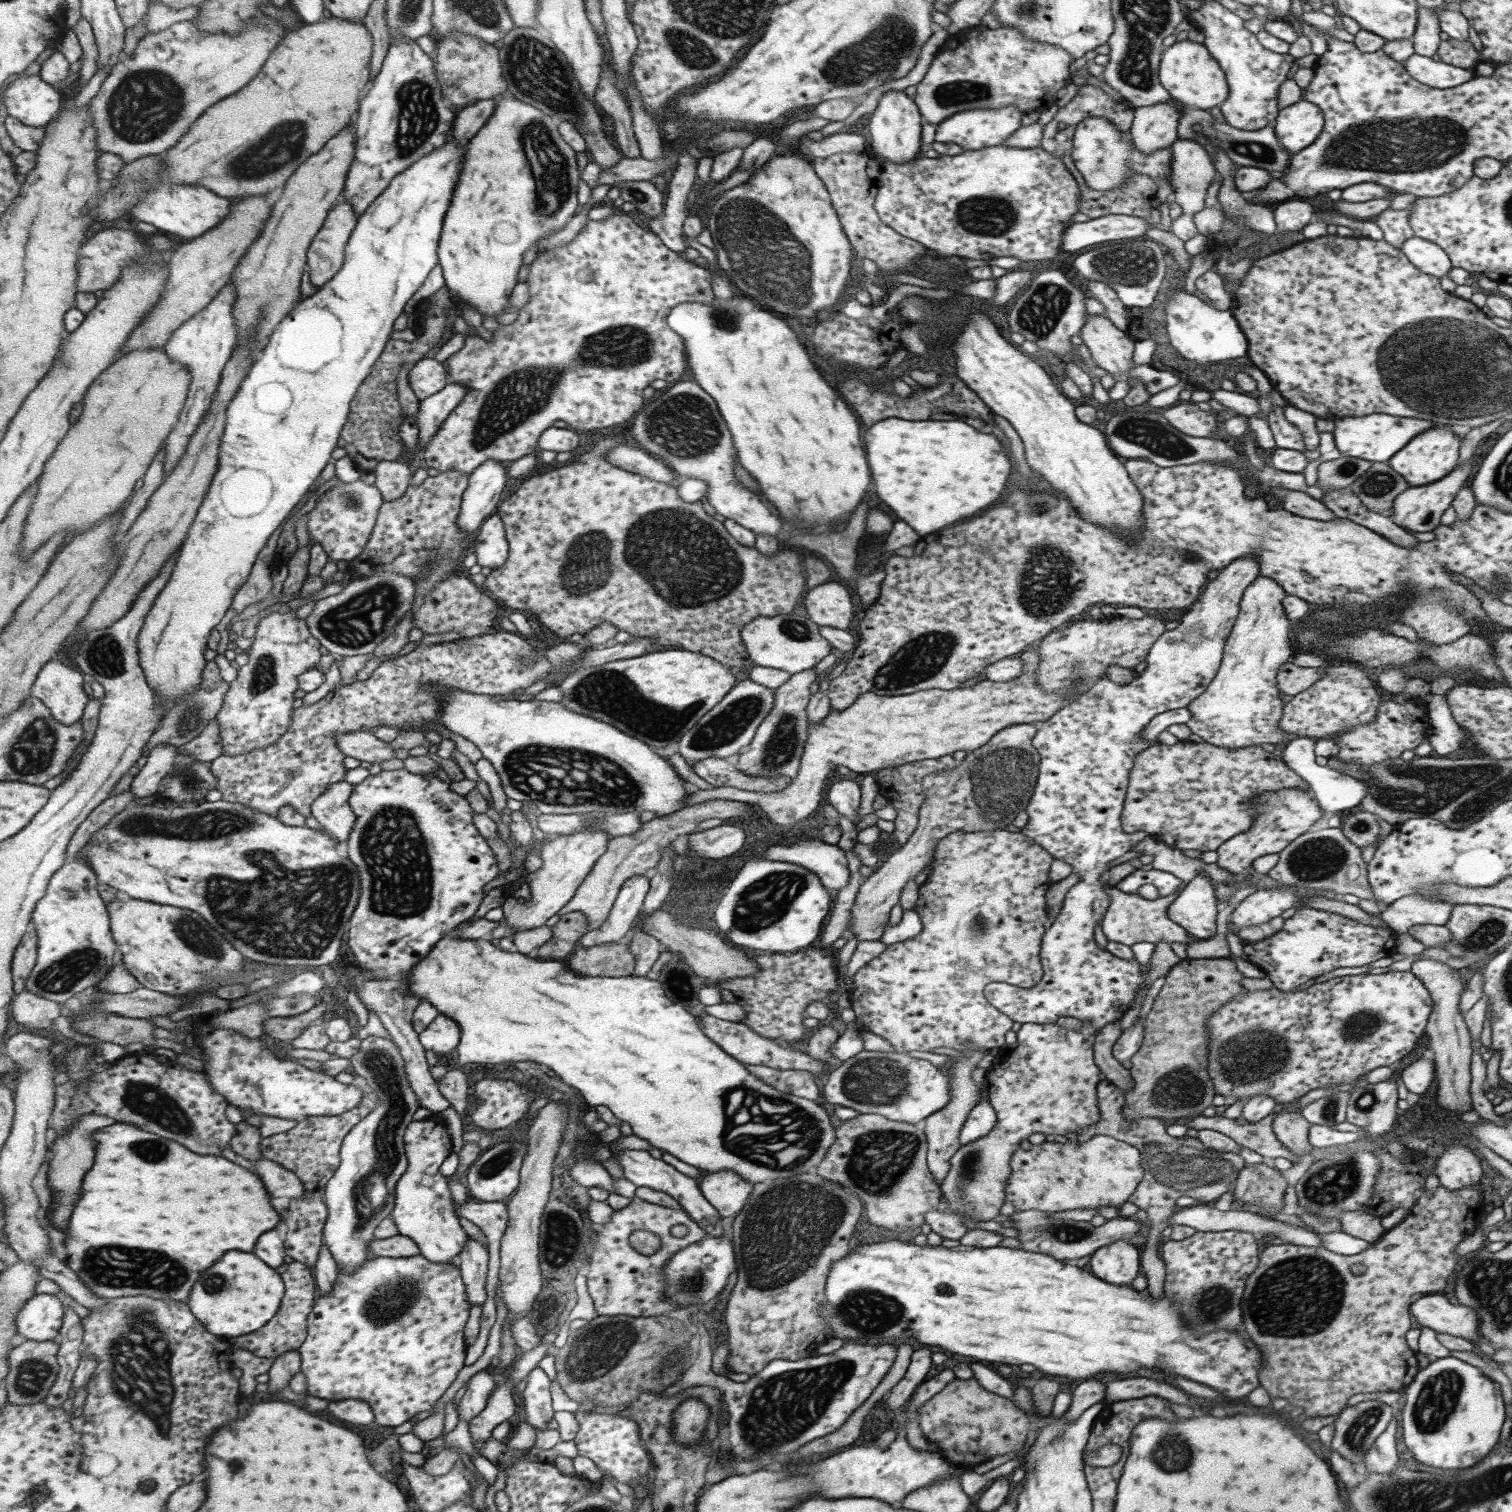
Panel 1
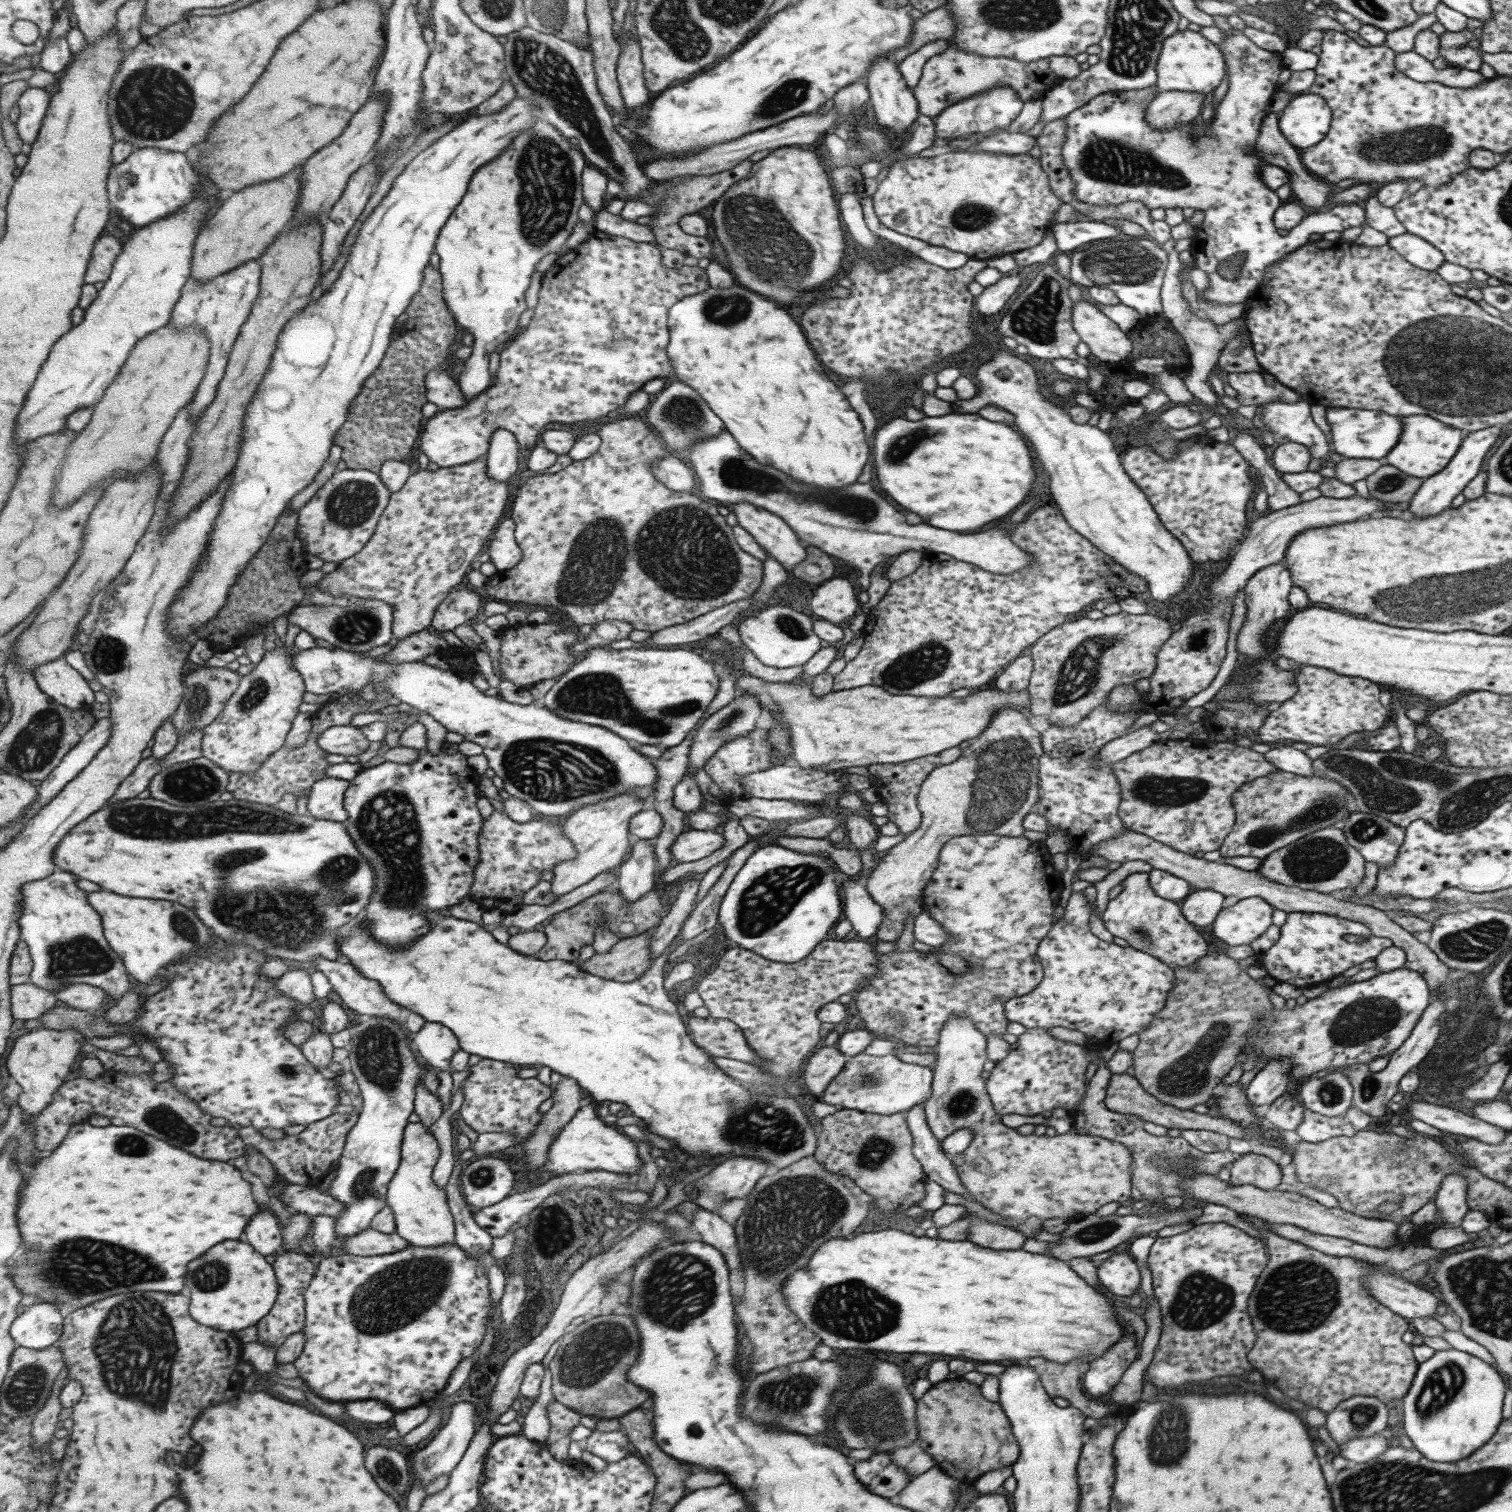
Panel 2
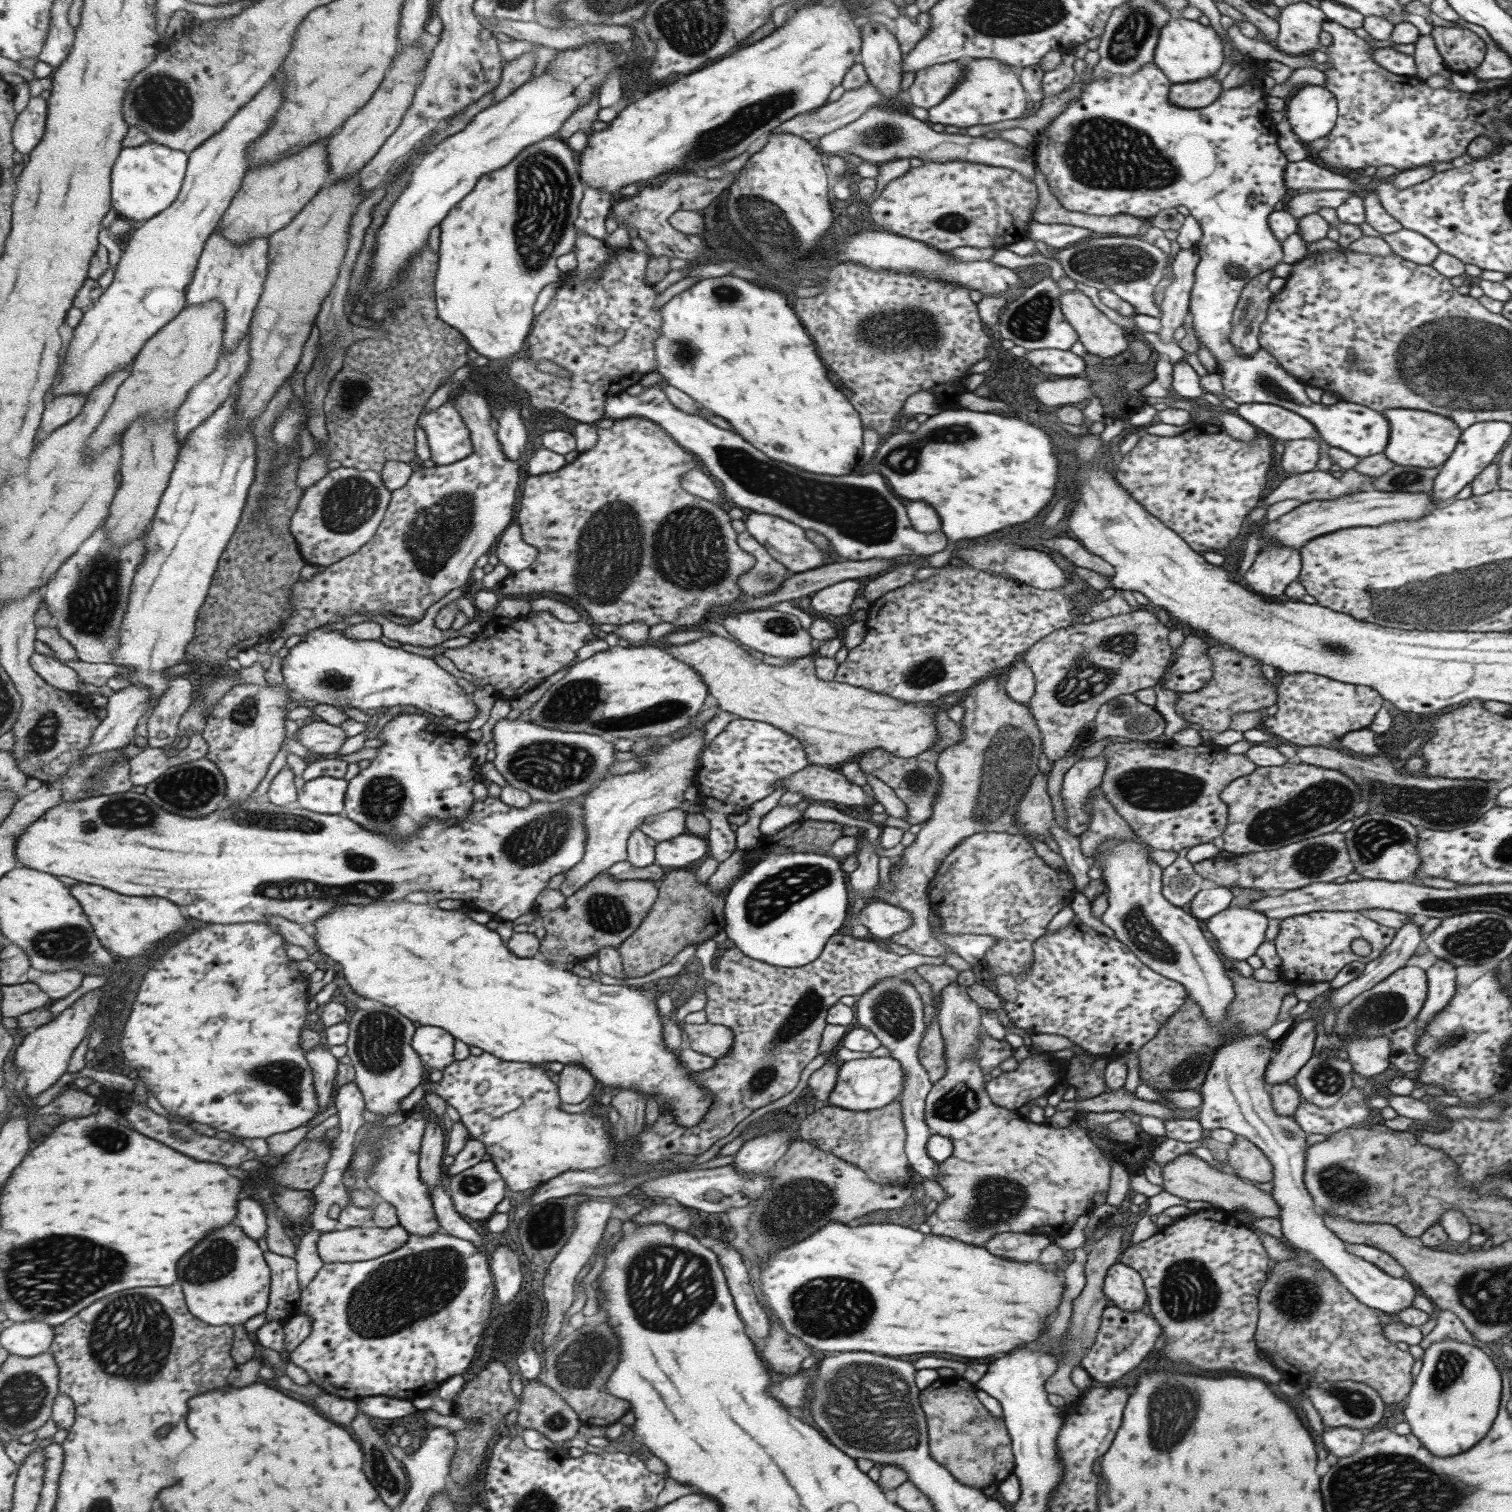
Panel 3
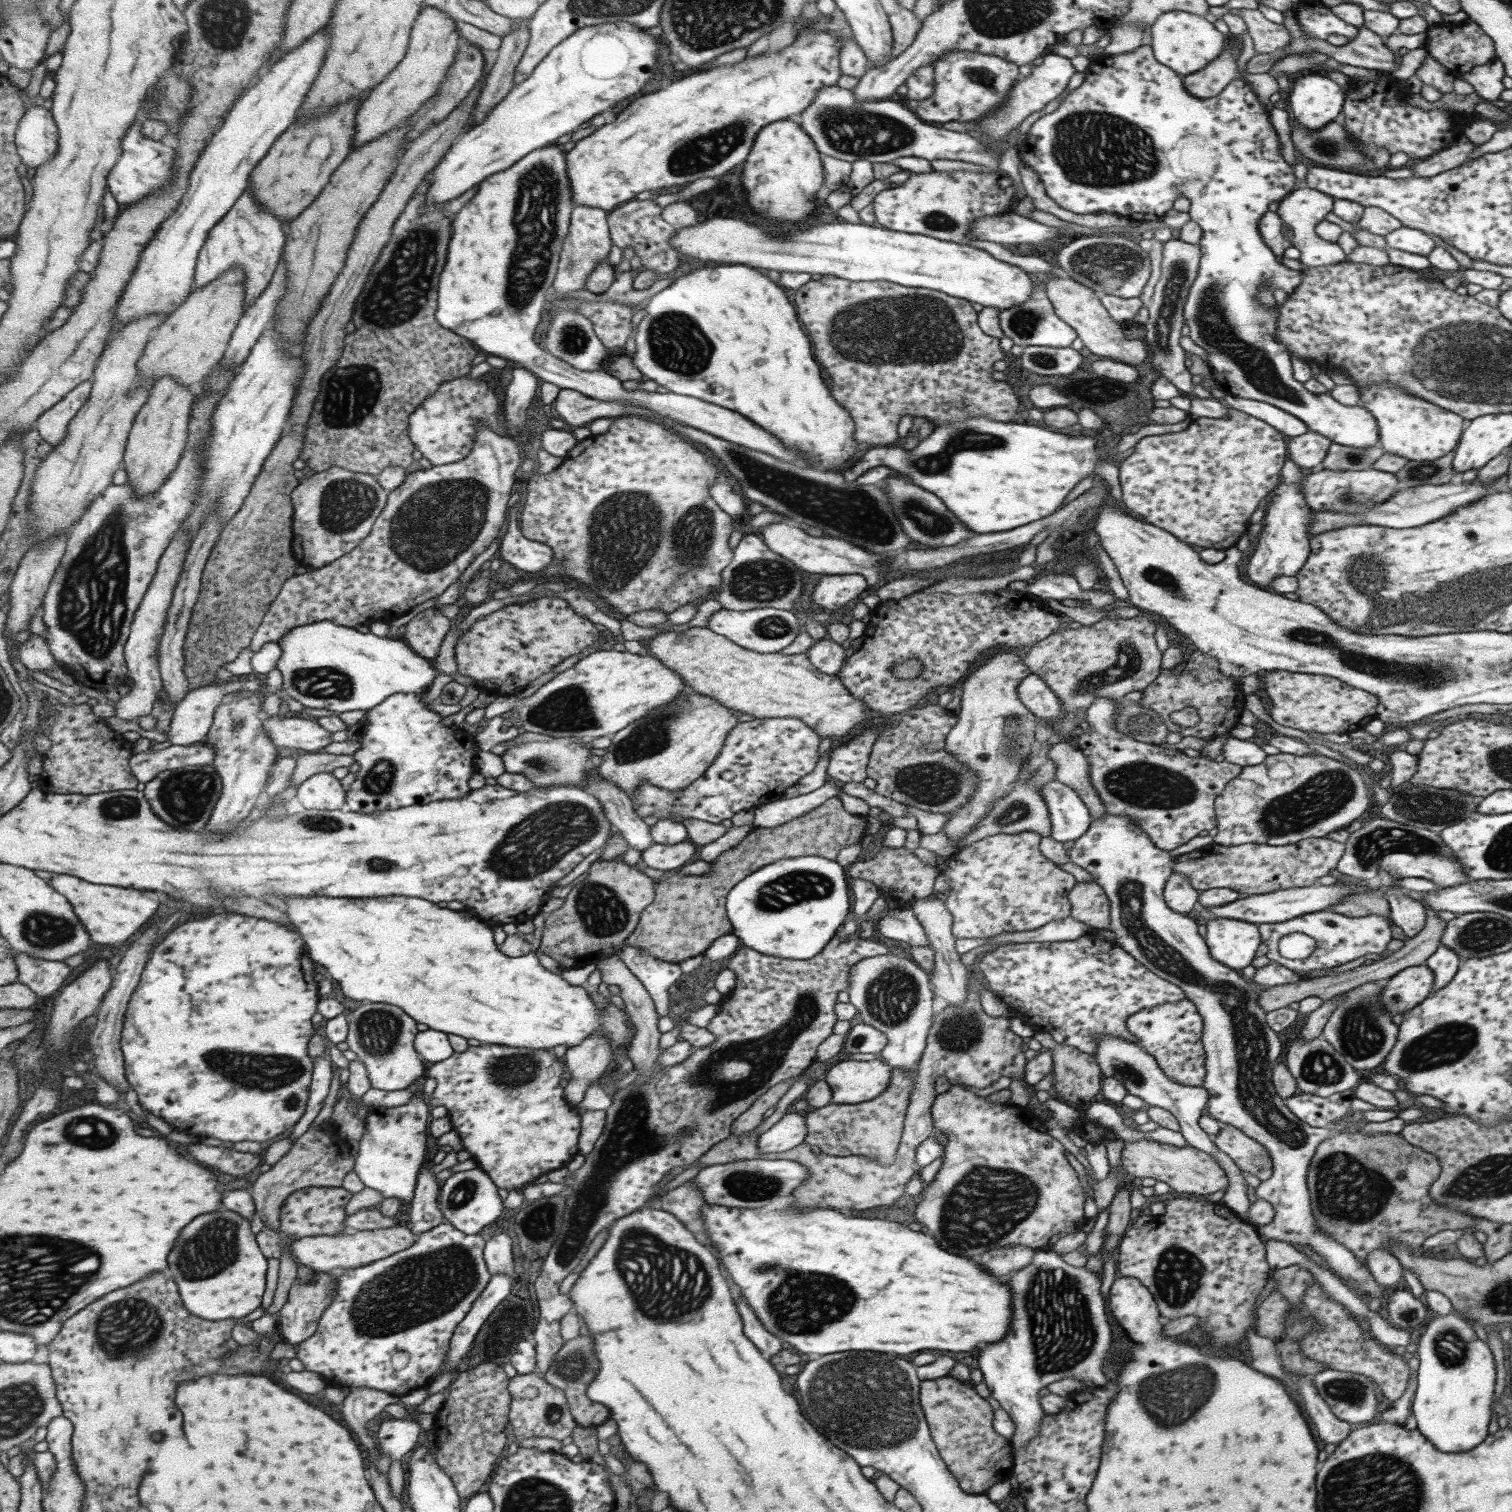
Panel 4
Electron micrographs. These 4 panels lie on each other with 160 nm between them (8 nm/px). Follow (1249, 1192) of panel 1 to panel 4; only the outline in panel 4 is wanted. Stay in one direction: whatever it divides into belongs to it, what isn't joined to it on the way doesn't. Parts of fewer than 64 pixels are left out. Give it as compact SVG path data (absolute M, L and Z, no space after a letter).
M1221 1125L1221 1130L1211 1139L1214 1145L1243 1172L1253 1174L1260 1181L1272 1175L1272 1160L1269 1153L1263 1145L1241 1133L1241 1130Z

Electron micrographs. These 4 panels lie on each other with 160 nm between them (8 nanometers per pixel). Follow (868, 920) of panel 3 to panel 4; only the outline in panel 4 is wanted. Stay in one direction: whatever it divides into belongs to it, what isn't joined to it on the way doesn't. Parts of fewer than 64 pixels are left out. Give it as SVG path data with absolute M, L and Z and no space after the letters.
M911 908L891 910L889 916L880 917L877 923L878 925L874 925L874 928L877 928L882 938L888 938L889 942L903 942L904 945L910 946L928 946L927 937Z

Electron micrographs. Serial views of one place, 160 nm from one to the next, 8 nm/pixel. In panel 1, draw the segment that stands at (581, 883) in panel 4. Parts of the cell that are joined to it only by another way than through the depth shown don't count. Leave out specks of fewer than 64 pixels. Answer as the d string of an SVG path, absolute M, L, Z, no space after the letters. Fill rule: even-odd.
M655 910L653 914L649 914L647 918L643 918L641 922L636 920L633 924L637 925L641 931L649 936L656 938L663 948L667 948L670 952L677 952L680 957L685 959L686 966L694 972L697 977L707 979L713 984L731 980L730 978L746 977L752 975L755 971L758 972L756 962L752 958L748 958L743 949L734 949L723 943L723 940L717 935L717 932L709 934L705 930L697 930L697 928L686 928L673 920L667 912L663 910ZM571 912L562 915L555 926L552 927L554 935L541 948L534 953L535 957L542 960L559 961L566 960L573 952L577 940L589 929L586 927L586 919L581 912Z

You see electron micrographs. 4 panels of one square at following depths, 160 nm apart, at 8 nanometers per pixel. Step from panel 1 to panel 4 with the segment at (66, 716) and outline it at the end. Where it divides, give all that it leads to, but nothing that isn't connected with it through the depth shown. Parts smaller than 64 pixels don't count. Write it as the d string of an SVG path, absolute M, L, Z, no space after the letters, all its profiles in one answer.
M32 634L20 646L20 662L27 668L37 672L47 672L53 667L57 667L54 654L47 640L38 634Z

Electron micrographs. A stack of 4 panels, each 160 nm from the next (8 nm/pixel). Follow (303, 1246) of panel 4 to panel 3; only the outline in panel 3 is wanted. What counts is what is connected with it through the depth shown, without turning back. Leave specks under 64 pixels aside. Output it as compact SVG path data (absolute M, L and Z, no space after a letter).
M400 1224L386 1229L374 1225L349 1227L348 1229L340 1227L333 1232L322 1233L317 1246L325 1263L373 1261L374 1258L385 1256L385 1254L405 1246L409 1240L409 1235L410 1232Z

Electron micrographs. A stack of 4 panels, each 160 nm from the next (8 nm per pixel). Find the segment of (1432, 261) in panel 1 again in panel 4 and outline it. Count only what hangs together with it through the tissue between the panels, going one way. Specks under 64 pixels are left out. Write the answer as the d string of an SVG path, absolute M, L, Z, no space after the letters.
M1396 225L1383 238L1389 248L1419 254L1419 256L1427 256L1435 247L1433 239L1428 234L1400 225Z

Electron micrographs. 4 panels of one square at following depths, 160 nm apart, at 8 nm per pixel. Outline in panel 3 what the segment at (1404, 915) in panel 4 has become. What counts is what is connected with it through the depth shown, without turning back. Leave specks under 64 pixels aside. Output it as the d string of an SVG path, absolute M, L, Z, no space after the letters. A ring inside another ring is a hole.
M1407 922L1395 931L1391 942L1372 961L1366 962L1361 974L1347 982L1345 986L1337 988L1326 1002L1332 1010L1337 1011L1345 1006L1355 996L1371 989L1375 984L1387 978L1397 969L1405 968L1405 962L1414 954L1417 944L1421 940L1420 926L1415 922ZM1310 1016L1289 1028L1286 1037L1277 1045L1277 1051L1267 1063L1264 1079L1267 1086L1286 1083L1313 1054L1315 1020Z

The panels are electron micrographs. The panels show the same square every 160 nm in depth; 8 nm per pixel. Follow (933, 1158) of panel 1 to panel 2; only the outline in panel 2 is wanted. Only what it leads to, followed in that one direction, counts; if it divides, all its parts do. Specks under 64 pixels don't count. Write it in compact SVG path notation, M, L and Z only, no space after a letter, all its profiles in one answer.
M951 1013L946 1018L933 1048L936 1061L932 1069L932 1085L929 1098L923 1104L927 1128L939 1142L957 1130L971 1131L970 1144L962 1153L950 1159L970 1198L989 1212L1008 1220L1001 1223L1003 1226L1013 1228L1029 1216L1041 1220L1064 1218L1069 1223L1077 1222L1103 1204L1120 1203L1129 1198L1132 1158L1126 1146L1098 1136L1077 1134L1073 1130L1053 1136L1034 1136L1033 1133L1021 1135L1015 1129L1003 1126L1000 1116L993 1110L983 1085L984 1079L981 1078L983 1062L987 1059L986 1037L975 1028L965 1013Z

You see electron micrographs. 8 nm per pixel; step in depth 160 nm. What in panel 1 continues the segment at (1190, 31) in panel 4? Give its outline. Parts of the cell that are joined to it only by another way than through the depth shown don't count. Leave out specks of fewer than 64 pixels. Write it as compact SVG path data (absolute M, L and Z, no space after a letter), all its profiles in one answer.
M1187 39L1175 41L1171 46L1163 49L1158 64L1158 81L1171 99L1179 101L1183 106L1204 111L1219 106L1228 93L1224 72L1217 61L1201 43Z

